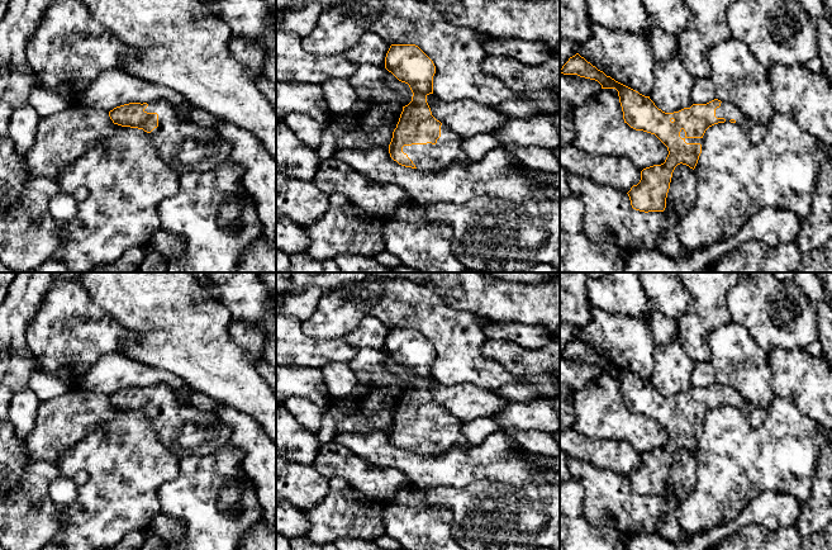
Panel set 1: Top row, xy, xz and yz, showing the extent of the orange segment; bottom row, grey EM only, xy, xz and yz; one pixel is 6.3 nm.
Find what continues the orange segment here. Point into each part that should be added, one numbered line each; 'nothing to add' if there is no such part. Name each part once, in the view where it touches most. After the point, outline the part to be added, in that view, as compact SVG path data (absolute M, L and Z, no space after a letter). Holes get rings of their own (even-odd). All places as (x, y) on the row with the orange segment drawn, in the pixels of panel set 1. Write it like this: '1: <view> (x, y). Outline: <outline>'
1: xz (448, 150). Outline: M444 124L436 144L404 146L403 152L420 171L441 171L455 162L474 162L462 150L463 138L453 133Z

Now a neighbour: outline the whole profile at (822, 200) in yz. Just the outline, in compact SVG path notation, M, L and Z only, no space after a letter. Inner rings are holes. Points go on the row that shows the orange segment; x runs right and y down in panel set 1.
M832 160L822 165L812 199L812 214L800 218L797 246L802 252L823 247L832 237Z

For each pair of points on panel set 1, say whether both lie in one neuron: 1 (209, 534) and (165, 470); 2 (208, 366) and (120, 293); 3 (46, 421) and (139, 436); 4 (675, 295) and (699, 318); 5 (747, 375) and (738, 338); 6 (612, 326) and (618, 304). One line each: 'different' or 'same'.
1: different
2: same
3: different
4: different
5: same
6: different

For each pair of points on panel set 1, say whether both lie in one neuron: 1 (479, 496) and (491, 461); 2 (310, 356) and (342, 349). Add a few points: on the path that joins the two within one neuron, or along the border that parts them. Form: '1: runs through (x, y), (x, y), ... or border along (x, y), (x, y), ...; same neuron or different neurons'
1: border along (513, 484), (474, 483), (455, 488); different neurons
2: runs through (318, 352), (334, 350); same neuron

